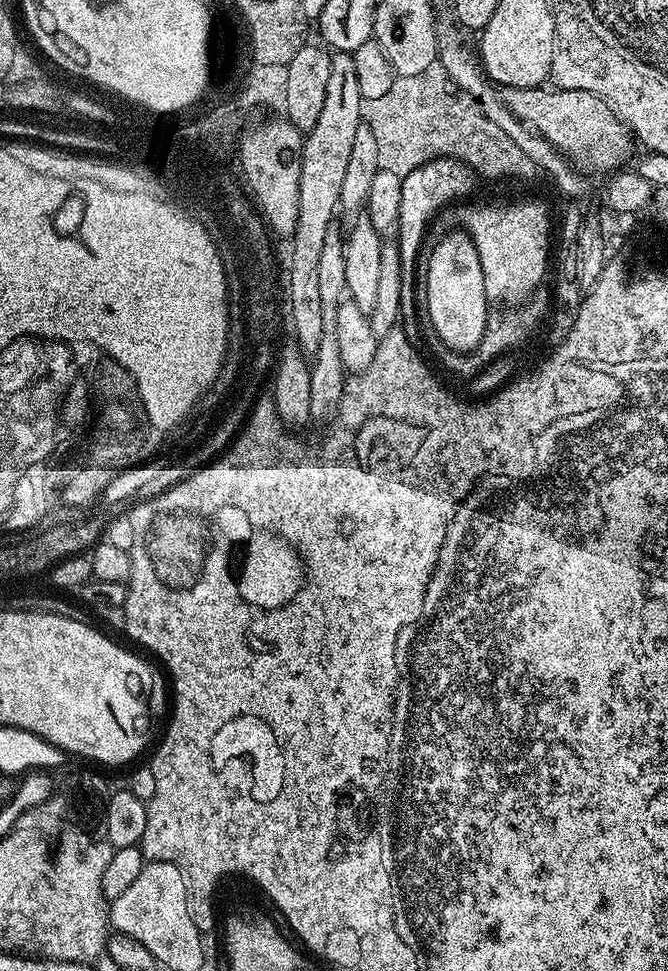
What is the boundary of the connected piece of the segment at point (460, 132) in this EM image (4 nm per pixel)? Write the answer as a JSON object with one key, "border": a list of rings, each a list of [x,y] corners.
{"border":[[[439,60],[431,63],[426,70],[422,70],[419,74],[396,76],[385,94],[379,98],[364,100],[360,107],[360,116],[363,123],[374,134],[380,169],[398,174],[402,178],[411,170],[417,169],[418,166],[422,166],[428,161],[438,158],[452,158],[467,165],[483,179],[486,177],[492,180],[496,178],[534,180],[546,178],[550,172],[548,172],[548,168],[544,168],[544,164],[557,160],[560,156],[559,152],[549,142],[550,136],[546,132],[541,132],[538,134],[540,154],[538,154],[538,158],[533,160],[530,156],[532,154],[519,145],[511,134],[487,118],[476,100],[452,87],[445,67]]]}

